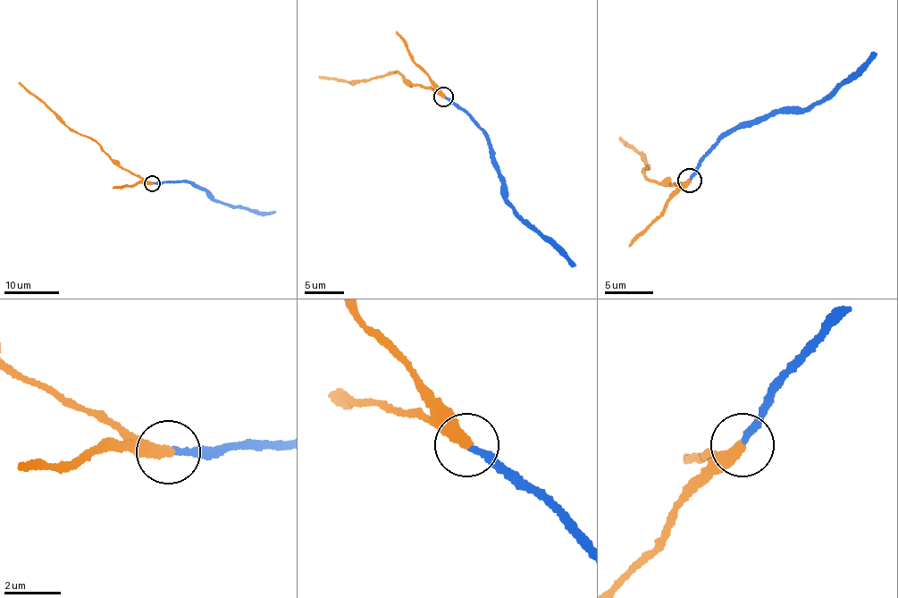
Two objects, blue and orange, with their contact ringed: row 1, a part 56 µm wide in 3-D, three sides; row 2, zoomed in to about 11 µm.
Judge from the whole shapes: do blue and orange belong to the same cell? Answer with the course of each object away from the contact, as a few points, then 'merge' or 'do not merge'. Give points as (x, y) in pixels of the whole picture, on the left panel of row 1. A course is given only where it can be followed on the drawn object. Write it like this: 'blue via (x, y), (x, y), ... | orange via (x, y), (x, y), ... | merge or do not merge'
blue via (153, 182), (188, 181), (205, 190), (212, 200), (265, 214), (275, 212) | orange via (151, 182), (121, 168), (95, 141), (71, 130), (19, 82) | merge

